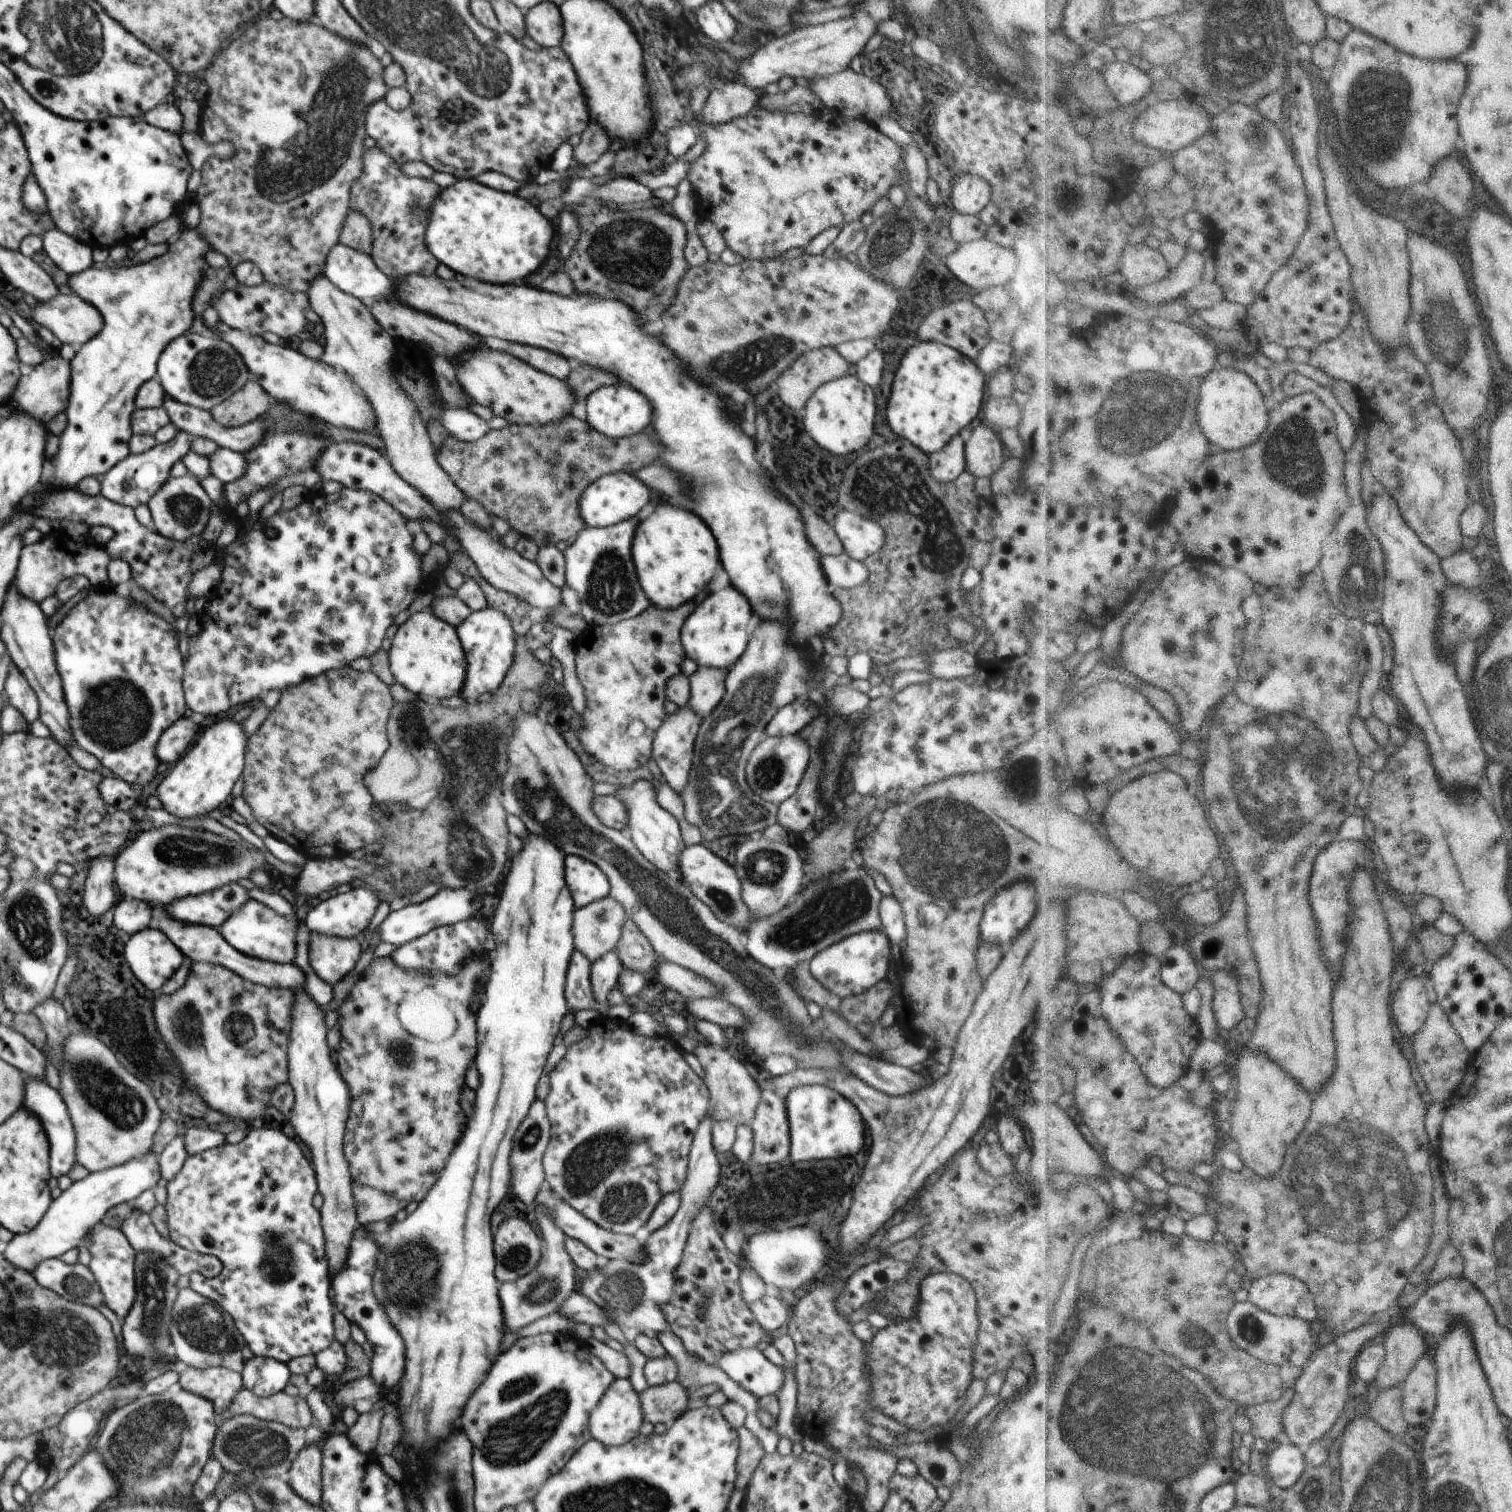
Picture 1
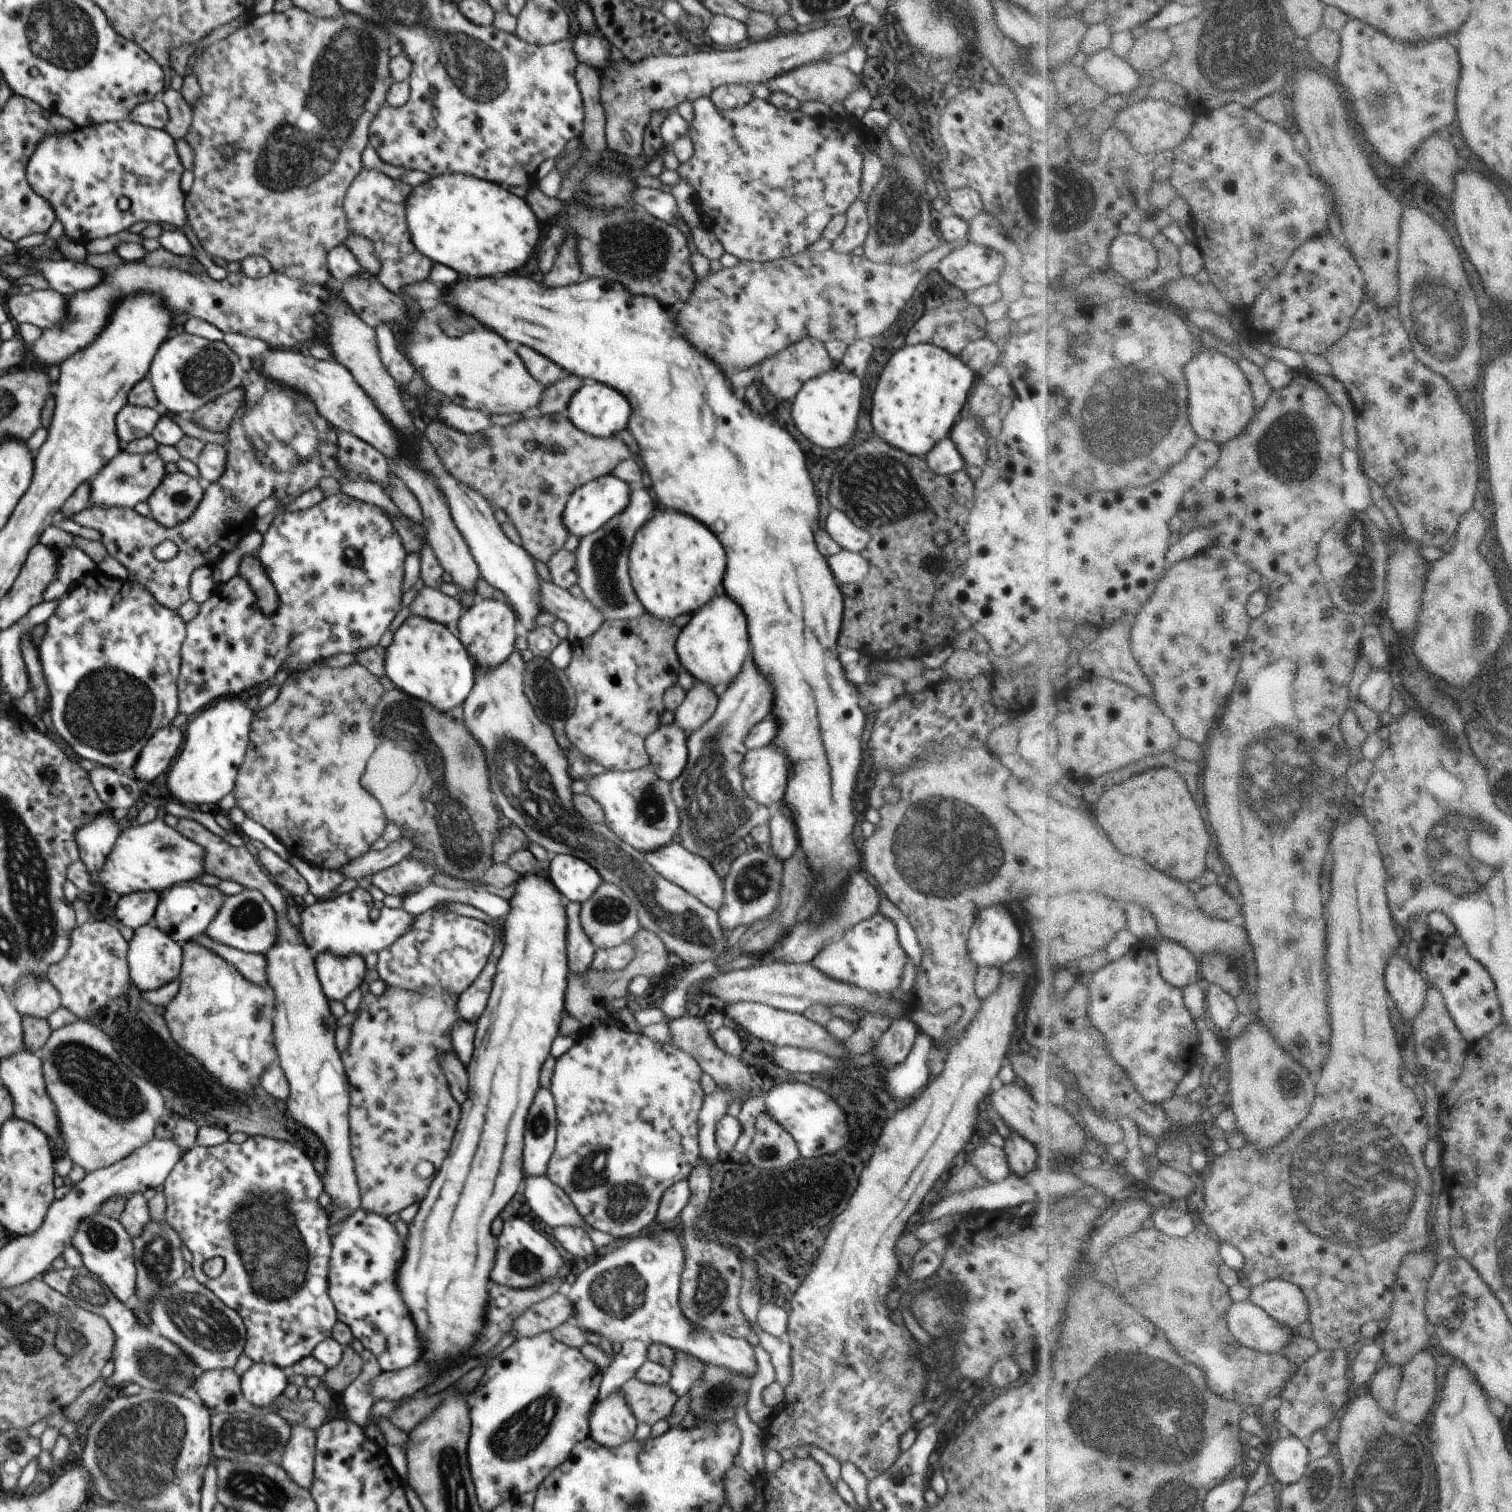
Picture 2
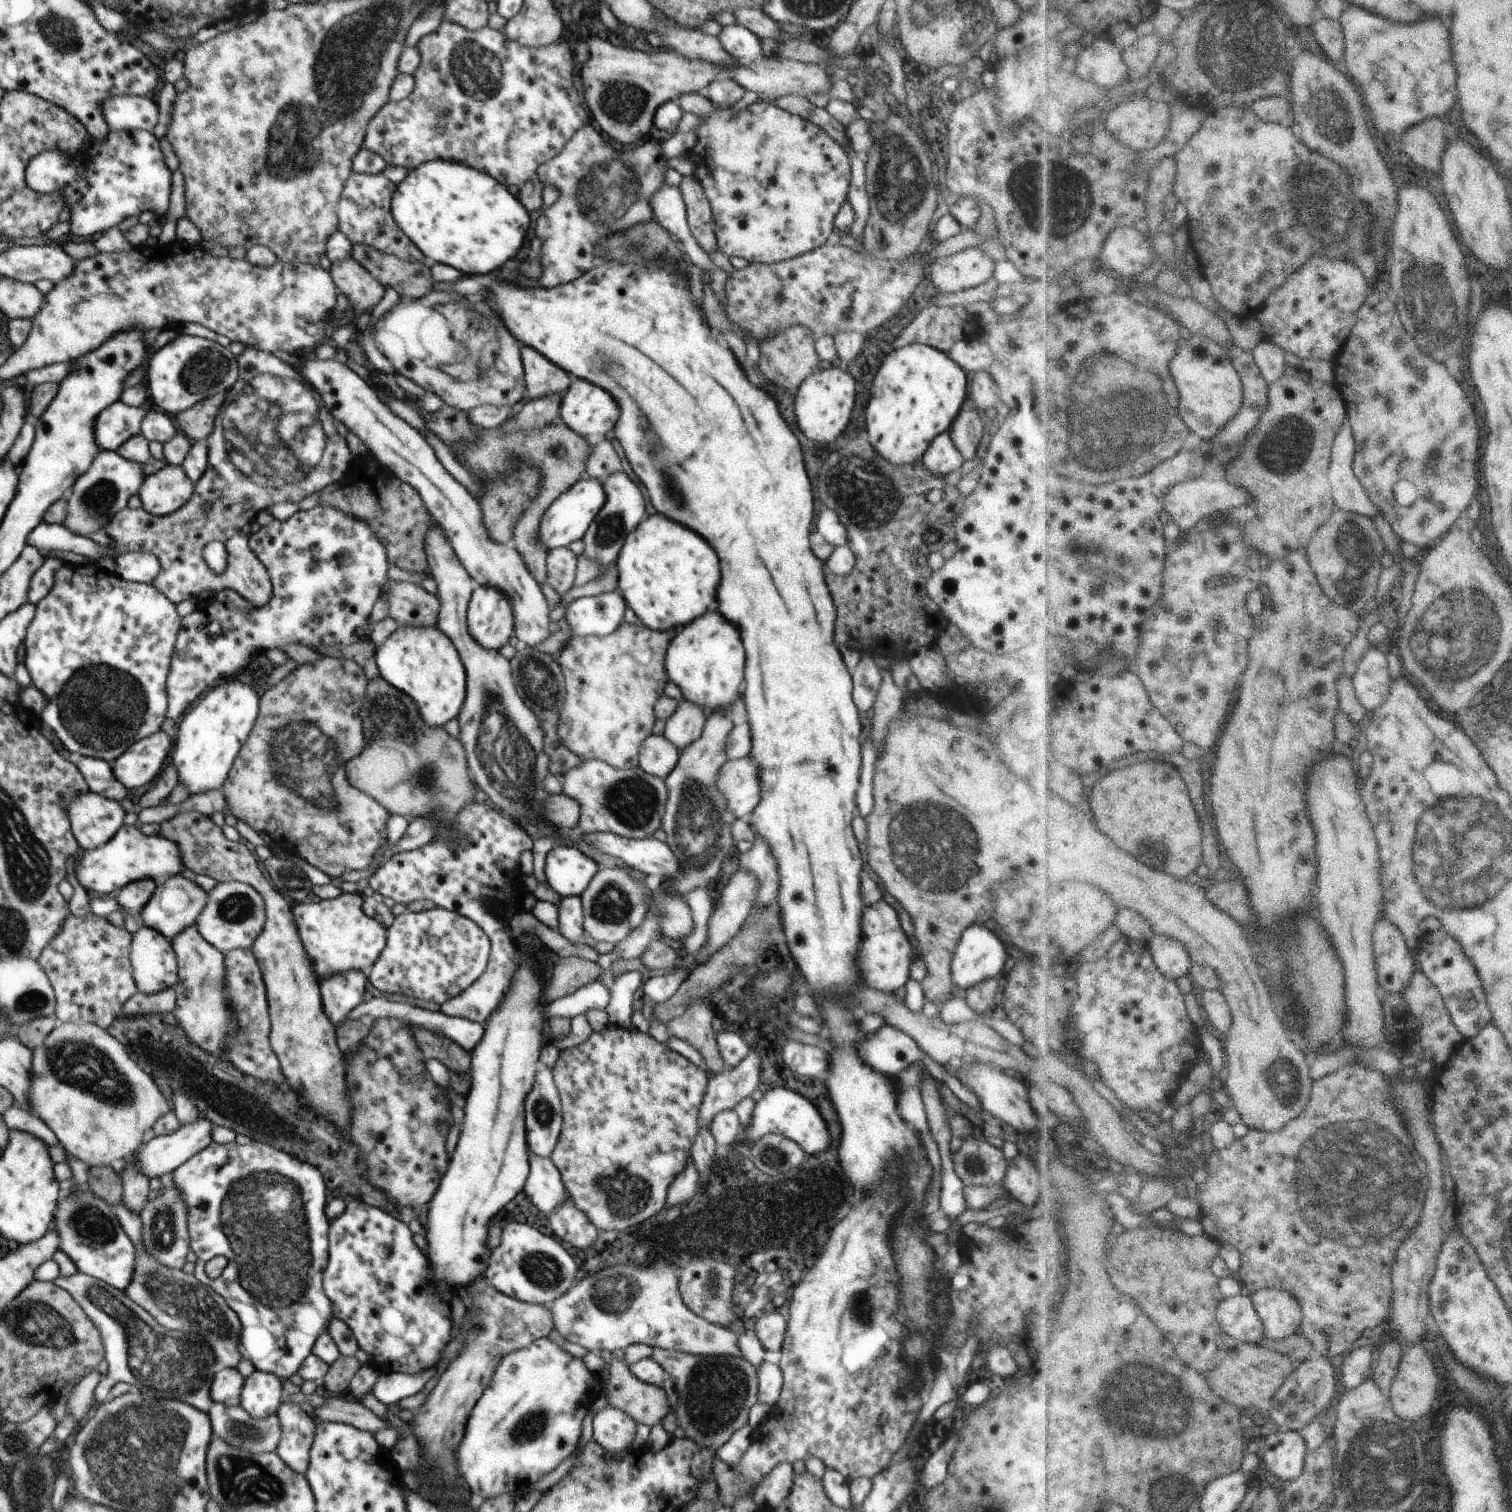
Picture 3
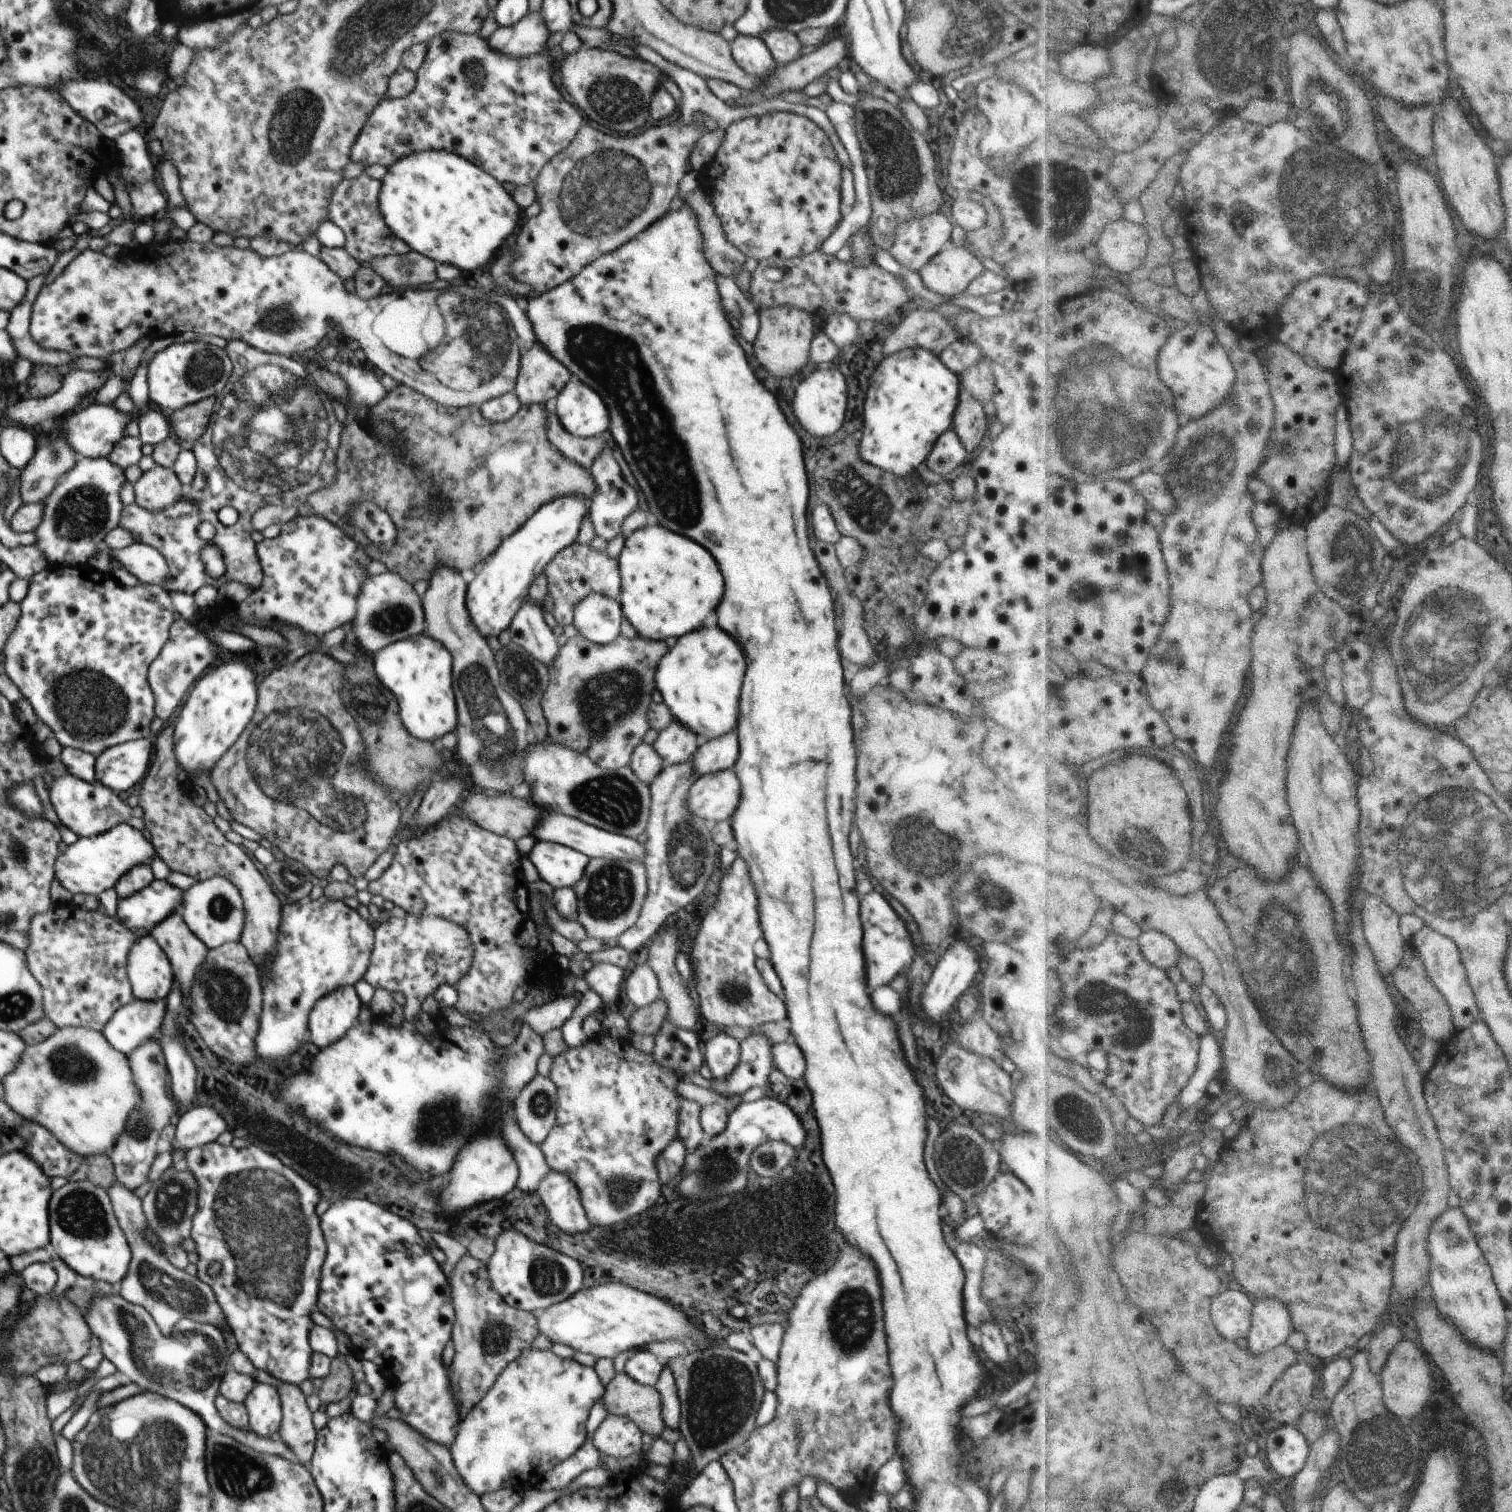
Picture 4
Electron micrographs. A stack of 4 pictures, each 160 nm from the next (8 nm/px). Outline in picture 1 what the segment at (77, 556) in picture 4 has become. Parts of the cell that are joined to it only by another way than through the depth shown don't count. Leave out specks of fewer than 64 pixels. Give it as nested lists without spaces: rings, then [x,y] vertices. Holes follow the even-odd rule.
[[[178,430],[172,440],[157,444],[146,452],[128,455],[100,478],[101,494],[112,502],[133,509],[140,505],[147,505],[170,477],[170,469],[176,464],[176,461],[183,460],[184,456],[191,451],[191,442],[191,435],[183,430]]]

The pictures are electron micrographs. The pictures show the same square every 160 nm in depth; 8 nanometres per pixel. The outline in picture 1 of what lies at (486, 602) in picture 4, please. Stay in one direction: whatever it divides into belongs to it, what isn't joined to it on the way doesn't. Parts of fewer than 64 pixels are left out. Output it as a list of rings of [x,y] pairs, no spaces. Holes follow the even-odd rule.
[[[620,471],[602,475],[588,485],[579,500],[579,513],[586,527],[607,527],[617,525],[636,514],[650,502],[650,488],[636,475]],[[486,607],[478,612],[472,611],[470,616],[455,629],[467,660],[467,673],[460,696],[463,699],[480,700],[497,690],[512,666],[514,646],[516,646],[514,629],[510,619],[503,612],[494,610],[492,607]]]

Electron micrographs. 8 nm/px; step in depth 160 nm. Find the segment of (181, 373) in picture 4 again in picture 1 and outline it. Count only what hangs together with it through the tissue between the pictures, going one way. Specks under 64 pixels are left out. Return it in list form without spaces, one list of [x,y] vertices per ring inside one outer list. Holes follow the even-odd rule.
[[[188,331],[166,345],[159,356],[155,378],[170,398],[210,411],[238,392],[252,376],[240,353],[231,344],[218,336],[208,338]]]

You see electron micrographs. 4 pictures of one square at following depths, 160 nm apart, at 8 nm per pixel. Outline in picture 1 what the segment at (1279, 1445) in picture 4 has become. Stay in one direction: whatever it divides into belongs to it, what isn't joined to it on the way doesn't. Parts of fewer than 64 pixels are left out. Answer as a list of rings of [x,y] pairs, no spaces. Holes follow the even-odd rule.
[[[1280,1445],[1270,1453],[1268,1473],[1282,1491],[1296,1486],[1307,1472],[1307,1455],[1298,1446]]]

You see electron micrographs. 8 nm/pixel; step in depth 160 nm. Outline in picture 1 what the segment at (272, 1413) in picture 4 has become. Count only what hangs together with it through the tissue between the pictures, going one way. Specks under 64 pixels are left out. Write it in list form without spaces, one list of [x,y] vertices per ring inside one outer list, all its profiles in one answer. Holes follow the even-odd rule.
[[[254,1355],[241,1369],[245,1392],[269,1397],[283,1391],[291,1377],[287,1363]]]

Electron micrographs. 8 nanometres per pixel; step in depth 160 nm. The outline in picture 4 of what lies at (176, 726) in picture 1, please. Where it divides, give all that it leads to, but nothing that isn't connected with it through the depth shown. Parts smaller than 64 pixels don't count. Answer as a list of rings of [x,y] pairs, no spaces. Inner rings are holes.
[[[149,738],[126,741],[106,749],[95,760],[97,782],[117,794],[130,790],[145,777],[154,755]]]

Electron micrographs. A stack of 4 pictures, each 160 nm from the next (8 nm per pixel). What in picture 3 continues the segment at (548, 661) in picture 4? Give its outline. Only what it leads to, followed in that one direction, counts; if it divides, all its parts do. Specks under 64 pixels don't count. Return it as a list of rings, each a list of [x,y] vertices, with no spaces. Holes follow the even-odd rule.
[[[315,359],[295,367],[301,373],[300,380],[320,394],[328,412],[344,423],[347,430],[356,434],[374,458],[396,478],[418,491],[432,521],[445,532],[462,566],[476,585],[494,587],[505,594],[513,608],[514,634],[520,644],[535,648],[542,642],[553,631],[553,626],[548,617],[550,606],[546,603],[540,585],[512,545],[491,539],[483,521],[479,500],[442,466],[426,437],[394,414],[387,404],[378,399],[379,390],[346,364],[335,359]]]

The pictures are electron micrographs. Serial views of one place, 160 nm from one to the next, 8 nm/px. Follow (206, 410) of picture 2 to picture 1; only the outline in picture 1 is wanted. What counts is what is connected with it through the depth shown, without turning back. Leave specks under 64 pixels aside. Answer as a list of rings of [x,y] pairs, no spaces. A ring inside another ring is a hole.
[[[252,378],[230,398],[211,408],[210,412],[223,427],[239,427],[264,417],[274,402],[276,400]]]

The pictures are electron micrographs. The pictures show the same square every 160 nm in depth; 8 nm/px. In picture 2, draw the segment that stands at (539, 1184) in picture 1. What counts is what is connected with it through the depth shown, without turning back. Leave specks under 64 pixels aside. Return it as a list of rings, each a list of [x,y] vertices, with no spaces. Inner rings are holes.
[[[538,1090],[524,1132],[524,1172],[526,1177],[546,1175],[548,1161],[552,1156],[555,1140],[557,1118],[555,1100],[550,1090]]]

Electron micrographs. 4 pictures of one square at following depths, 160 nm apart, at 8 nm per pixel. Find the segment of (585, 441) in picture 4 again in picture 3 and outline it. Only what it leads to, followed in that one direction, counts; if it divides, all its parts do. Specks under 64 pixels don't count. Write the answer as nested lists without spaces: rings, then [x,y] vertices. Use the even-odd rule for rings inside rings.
[[[603,438],[594,439],[593,449],[587,460],[586,471],[596,480],[604,482],[605,478],[616,473],[622,473],[622,460],[616,454],[612,443]]]

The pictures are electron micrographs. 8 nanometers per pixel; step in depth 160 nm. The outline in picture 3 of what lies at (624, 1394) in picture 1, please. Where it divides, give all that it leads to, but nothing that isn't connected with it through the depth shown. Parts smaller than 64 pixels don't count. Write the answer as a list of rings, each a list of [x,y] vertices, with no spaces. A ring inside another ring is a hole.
[[[609,1404],[599,1410],[593,1418],[593,1441],[603,1446],[608,1453],[622,1453],[631,1448],[637,1422],[623,1410]]]

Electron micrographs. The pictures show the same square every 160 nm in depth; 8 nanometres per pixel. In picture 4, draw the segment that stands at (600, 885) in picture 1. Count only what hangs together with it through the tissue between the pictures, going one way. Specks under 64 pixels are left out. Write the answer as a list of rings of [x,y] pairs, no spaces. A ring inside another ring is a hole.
[[[536,841],[527,857],[537,868],[539,878],[555,890],[573,887],[583,877],[590,860],[576,849],[550,841]]]

